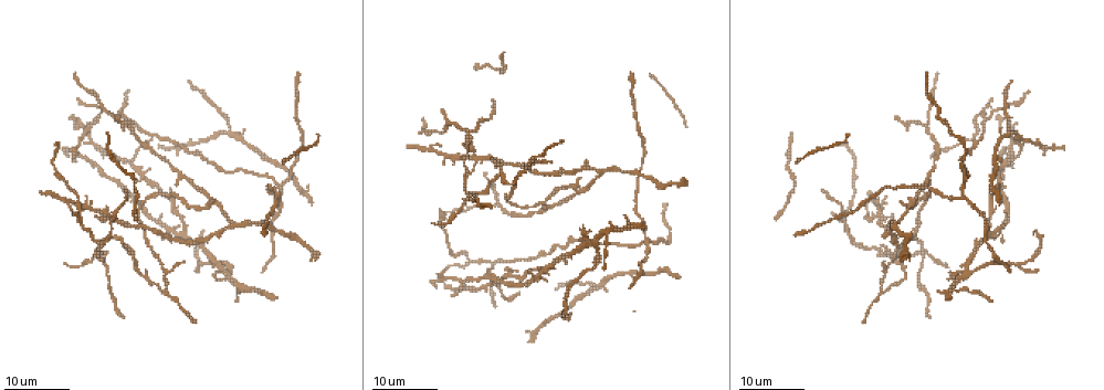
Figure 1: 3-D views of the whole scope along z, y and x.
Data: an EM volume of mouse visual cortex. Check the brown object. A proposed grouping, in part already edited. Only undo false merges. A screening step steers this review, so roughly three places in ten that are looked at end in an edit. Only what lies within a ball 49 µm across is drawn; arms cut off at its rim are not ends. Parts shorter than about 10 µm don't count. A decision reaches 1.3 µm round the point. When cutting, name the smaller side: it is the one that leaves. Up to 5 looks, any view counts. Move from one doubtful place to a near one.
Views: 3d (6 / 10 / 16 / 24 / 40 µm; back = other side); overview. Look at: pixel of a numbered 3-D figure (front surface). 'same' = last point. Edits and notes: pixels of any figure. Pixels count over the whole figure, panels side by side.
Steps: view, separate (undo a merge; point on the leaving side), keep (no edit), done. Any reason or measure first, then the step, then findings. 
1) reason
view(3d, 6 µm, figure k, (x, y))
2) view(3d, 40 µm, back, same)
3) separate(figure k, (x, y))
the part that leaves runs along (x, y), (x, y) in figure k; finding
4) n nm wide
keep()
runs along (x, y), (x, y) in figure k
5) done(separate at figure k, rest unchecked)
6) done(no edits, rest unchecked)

sudden change in width
view(3d, 16 µm, figure 1, (533, 164))

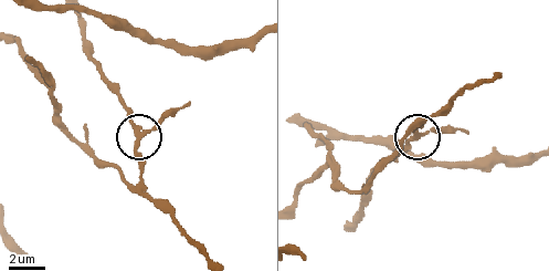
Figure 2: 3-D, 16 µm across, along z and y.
view(3d, 6 µm, figure 2, (415, 135))

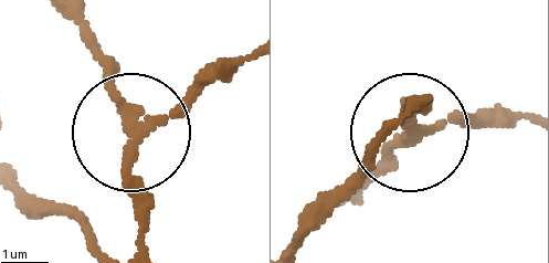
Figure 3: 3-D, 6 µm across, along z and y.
3 arms
keep()
runs along (73, 19), (133, 150), (144, 241) in figure 3; all the same cell

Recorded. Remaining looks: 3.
two arms at a narrow angle
view(3d, 16 µm, figure 1, (631, 171))

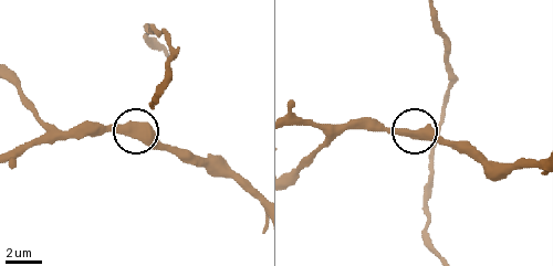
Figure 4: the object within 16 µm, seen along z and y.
closer look
view(3d, 6 µm, figure 4, (139, 137))

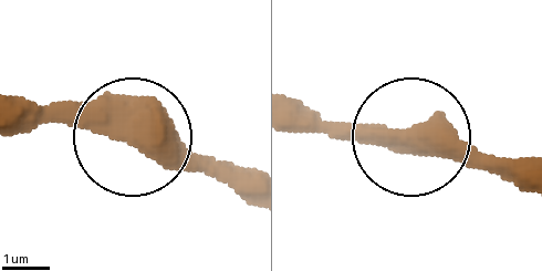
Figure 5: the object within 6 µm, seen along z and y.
460 nm wide
keep()
one cell here

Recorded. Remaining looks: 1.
done(no edits, rest unchecked)

